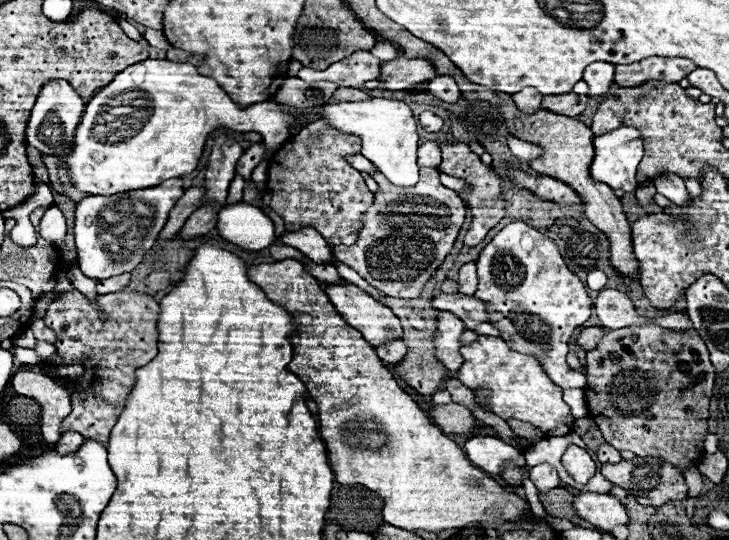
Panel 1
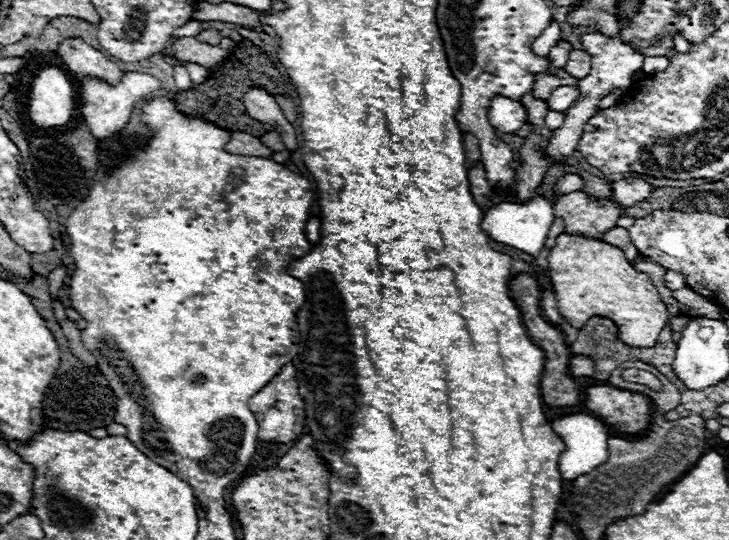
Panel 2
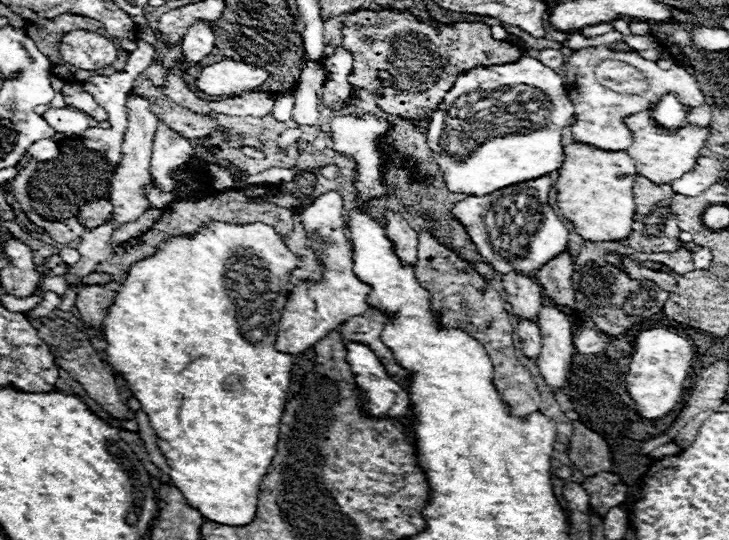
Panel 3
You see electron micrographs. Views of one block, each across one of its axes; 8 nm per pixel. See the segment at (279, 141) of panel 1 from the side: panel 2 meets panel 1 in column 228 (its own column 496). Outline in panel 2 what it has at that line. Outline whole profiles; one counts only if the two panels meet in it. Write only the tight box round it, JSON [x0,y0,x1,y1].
[490,96,526,134]

